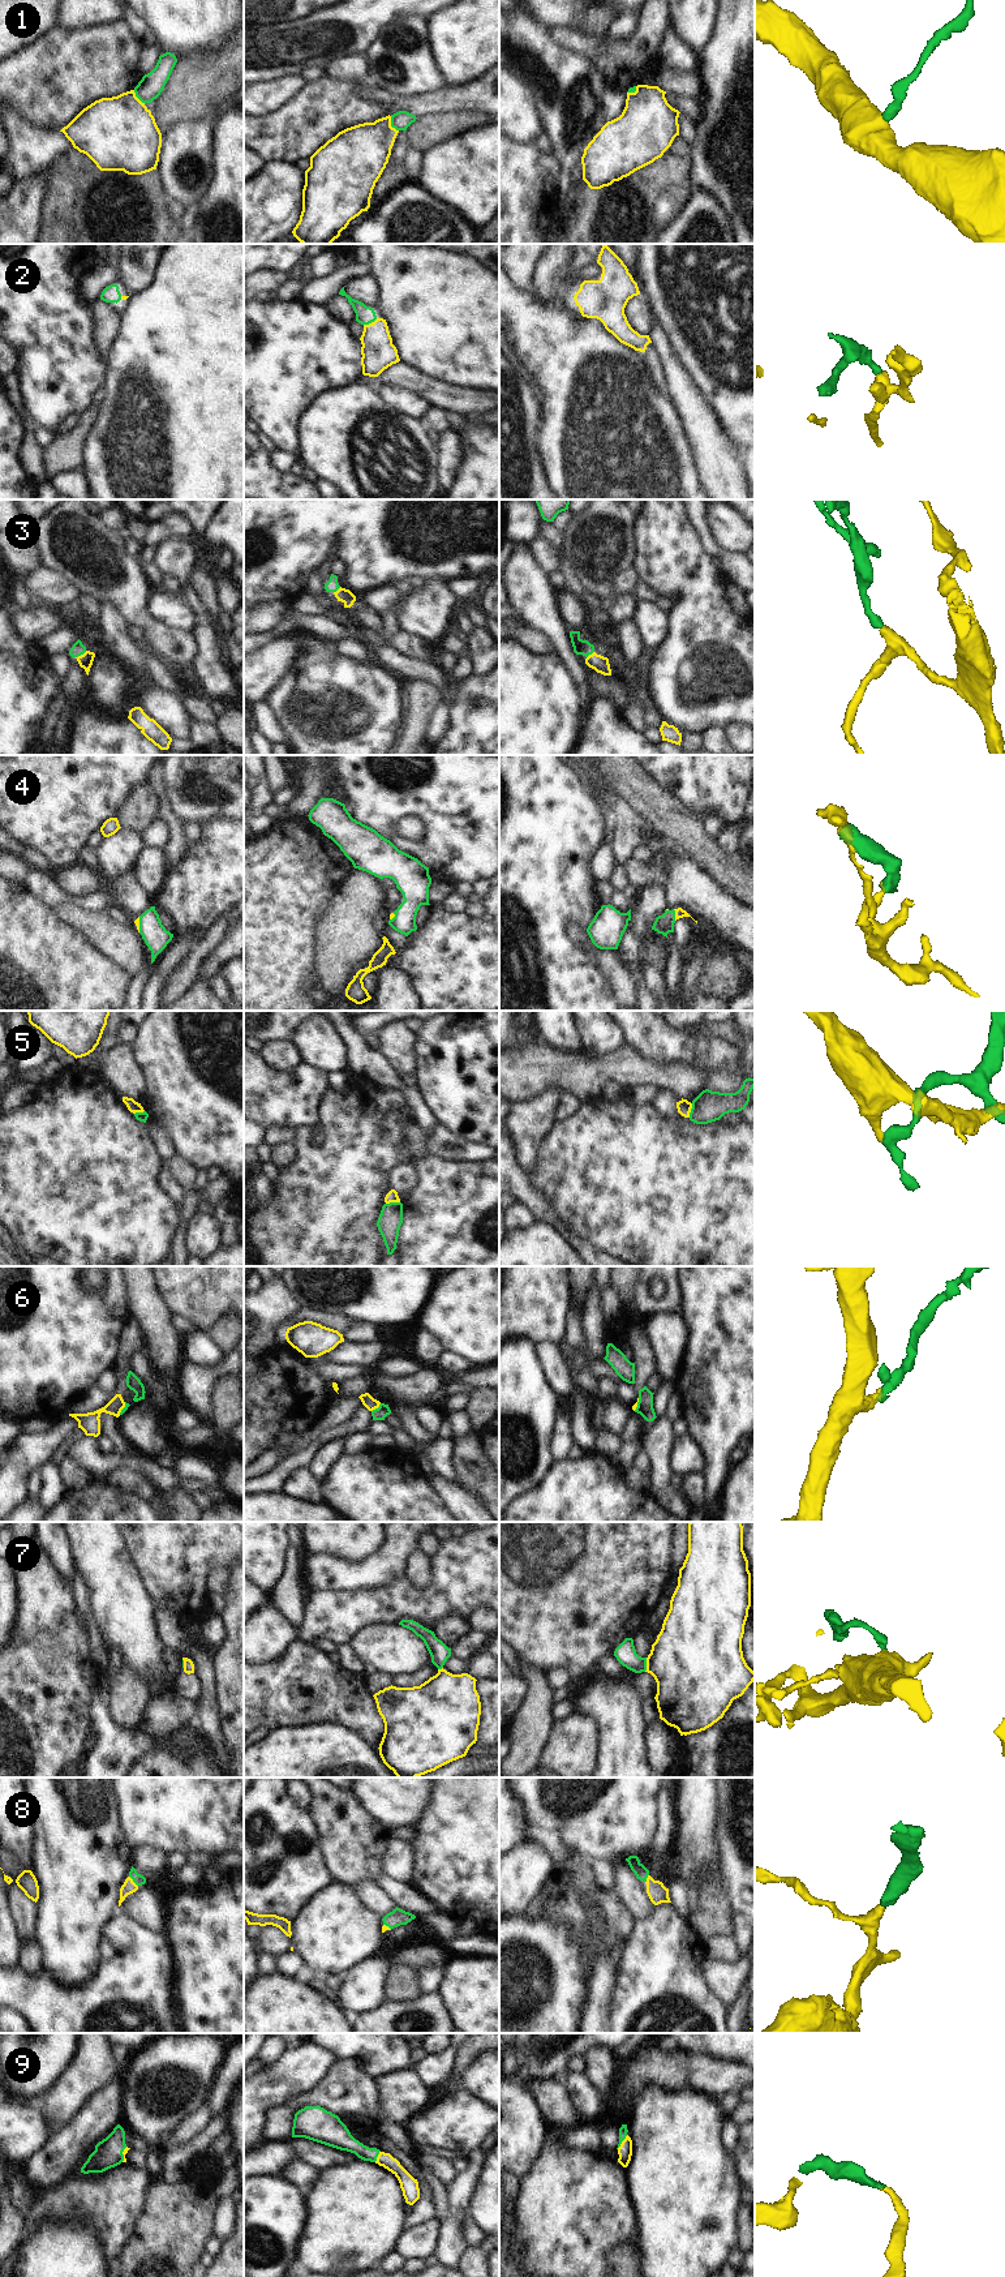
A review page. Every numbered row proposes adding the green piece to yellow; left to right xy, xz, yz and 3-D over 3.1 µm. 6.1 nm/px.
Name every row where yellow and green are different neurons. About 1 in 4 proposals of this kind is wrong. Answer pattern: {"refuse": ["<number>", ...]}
{"refuse": ["1", "5", "6"]}

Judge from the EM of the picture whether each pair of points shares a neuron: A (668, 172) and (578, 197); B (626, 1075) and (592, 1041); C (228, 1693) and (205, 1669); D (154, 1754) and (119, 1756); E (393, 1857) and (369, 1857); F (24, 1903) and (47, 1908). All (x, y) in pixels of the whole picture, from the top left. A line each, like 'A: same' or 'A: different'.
A: same
B: different
C: different
D: different
E: different
F: different

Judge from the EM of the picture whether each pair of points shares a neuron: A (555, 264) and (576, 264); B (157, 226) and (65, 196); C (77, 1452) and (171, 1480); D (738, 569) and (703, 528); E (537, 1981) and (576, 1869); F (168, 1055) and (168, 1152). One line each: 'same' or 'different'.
A: different
B: same
C: same
D: same
E: different
F: different

